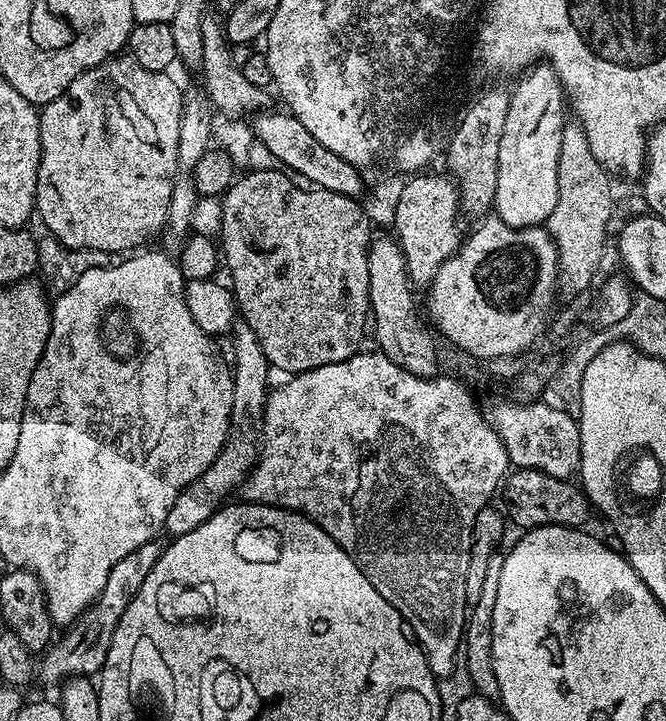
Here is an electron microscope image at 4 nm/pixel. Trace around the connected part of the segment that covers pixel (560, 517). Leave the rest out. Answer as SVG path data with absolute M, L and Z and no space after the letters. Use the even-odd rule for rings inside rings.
M516 468L509 471L502 484L502 496L508 503L506 516L520 527L520 530L541 528L542 526L566 526L580 528L588 520L590 505L584 489L573 483L572 480L550 478L550 474L542 474L542 470Z

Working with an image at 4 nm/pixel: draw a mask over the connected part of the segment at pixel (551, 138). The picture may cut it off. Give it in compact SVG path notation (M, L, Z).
M547 62L537 63L519 77L511 89L506 127L498 150L498 186L495 215L511 228L534 228L550 218L558 206L558 154L562 154L562 130L566 123L566 98L556 71Z

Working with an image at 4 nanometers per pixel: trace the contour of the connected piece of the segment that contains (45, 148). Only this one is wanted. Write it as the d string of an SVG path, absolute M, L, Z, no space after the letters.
M113 58L74 78L61 96L43 105L35 211L52 231L53 241L66 249L127 253L139 249L139 244L167 225L172 182L178 172L180 115L186 99L170 77L168 72L146 70L131 58Z

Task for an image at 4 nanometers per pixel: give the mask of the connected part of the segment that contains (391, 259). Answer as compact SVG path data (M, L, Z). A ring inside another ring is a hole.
M377 235L368 246L368 307L371 327L372 324L376 327L375 345L384 356L407 373L414 374L415 377L435 379L442 370L438 348L432 338L433 333L427 327L424 329L416 317L416 300L412 297L414 288L408 279L408 263L404 252L399 243L391 235L388 236Z

